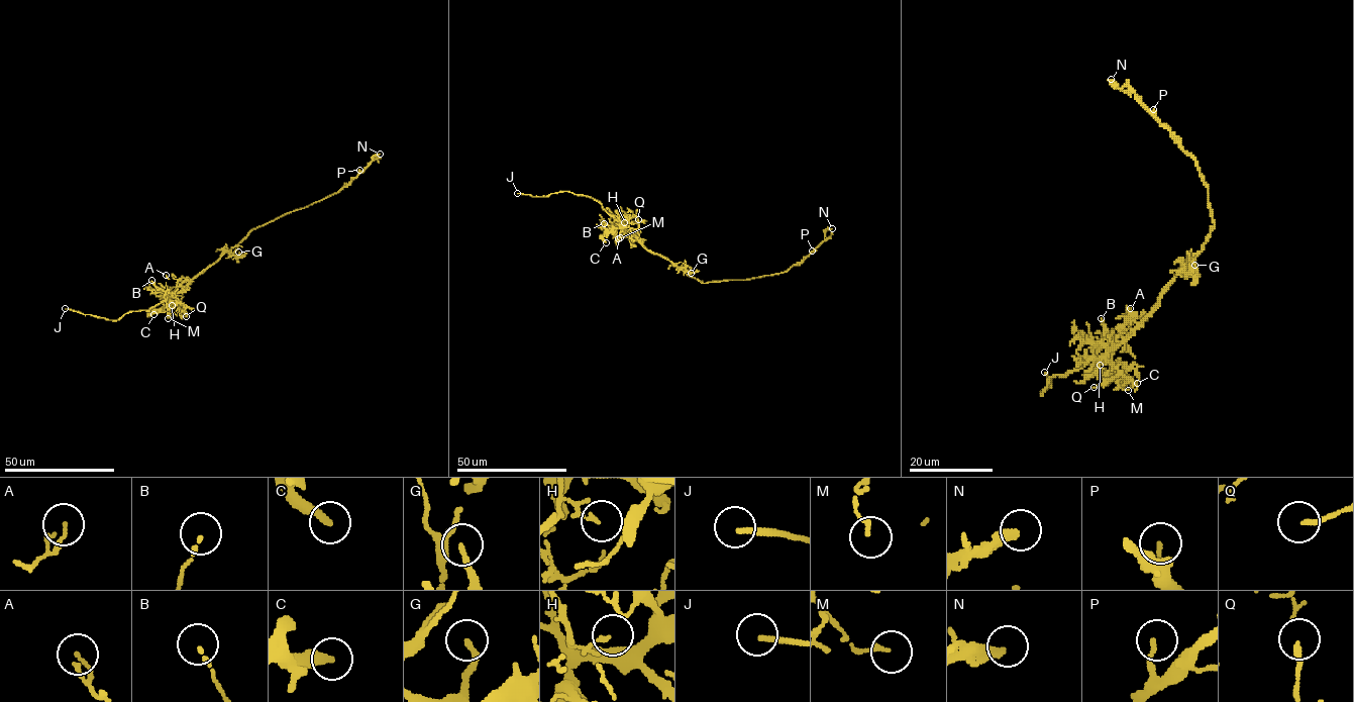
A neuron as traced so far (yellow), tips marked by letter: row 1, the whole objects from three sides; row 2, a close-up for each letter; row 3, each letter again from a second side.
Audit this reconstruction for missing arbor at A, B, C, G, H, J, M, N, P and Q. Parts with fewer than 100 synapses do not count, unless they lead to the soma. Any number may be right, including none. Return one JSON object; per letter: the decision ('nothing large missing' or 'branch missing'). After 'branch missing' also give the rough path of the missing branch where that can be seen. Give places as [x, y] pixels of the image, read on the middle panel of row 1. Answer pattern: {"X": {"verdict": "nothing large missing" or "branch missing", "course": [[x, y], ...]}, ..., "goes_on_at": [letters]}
{"A": {"verdict": "nothing large missing"}, "B": {"verdict": "nothing large missing"}, "C": {"verdict": "nothing large missing"}, "G": {"verdict": "nothing large missing"}, "H": {"verdict": "nothing large missing"}, "J": {"verdict": "branch missing", "course": [[517, 193], [502, 193]]}, "M": {"verdict": "nothing large missing"}, "N": {"verdict": "nothing large missing"}, "P": {"verdict": "nothing large missing"}, "Q": {"verdict": "nothing large missing"}, "goes_on_at": ["J"]}

